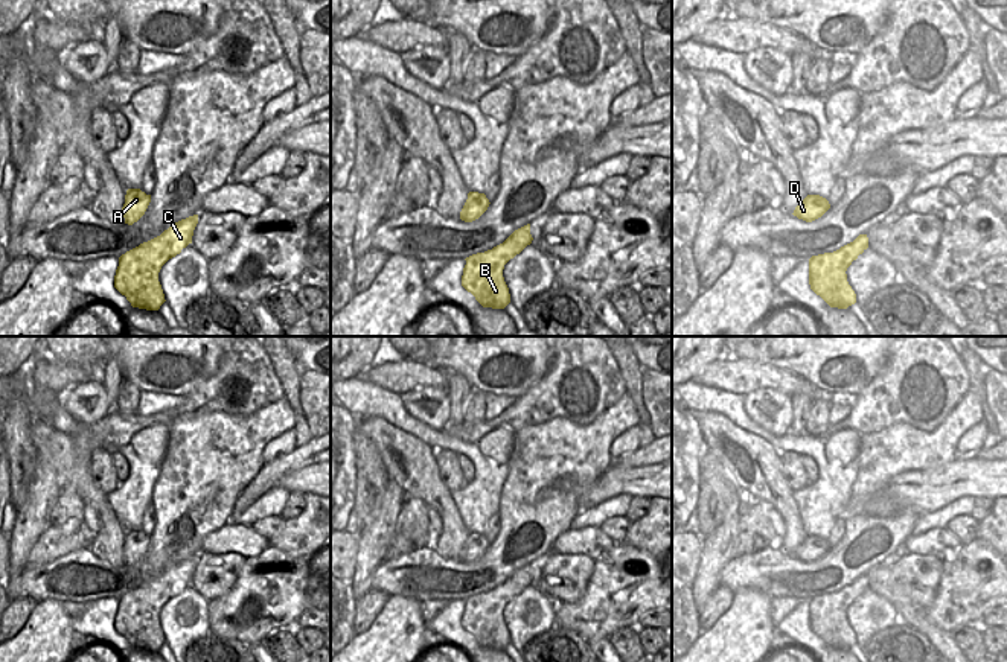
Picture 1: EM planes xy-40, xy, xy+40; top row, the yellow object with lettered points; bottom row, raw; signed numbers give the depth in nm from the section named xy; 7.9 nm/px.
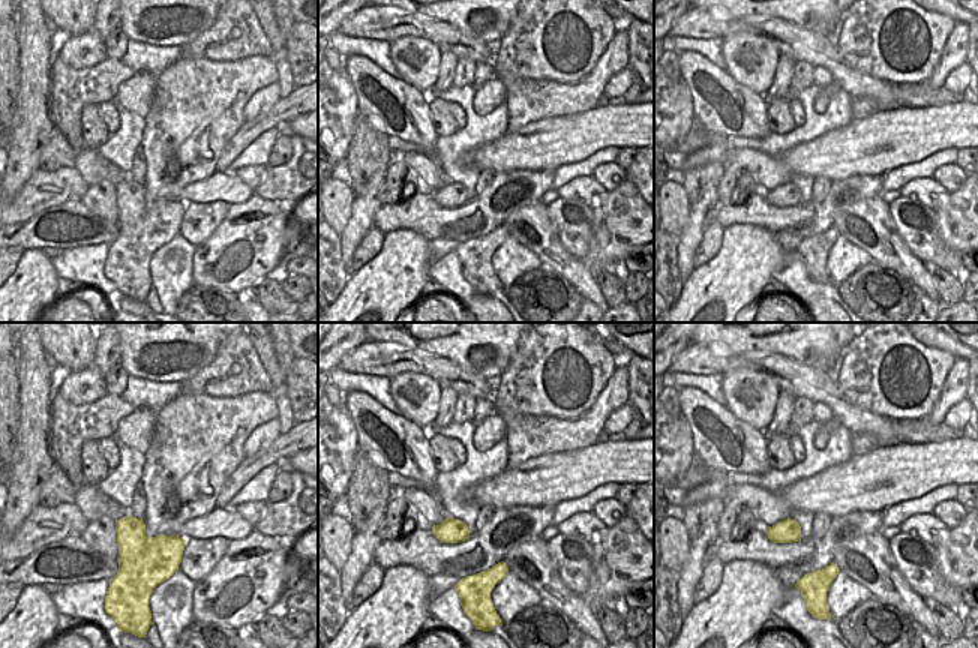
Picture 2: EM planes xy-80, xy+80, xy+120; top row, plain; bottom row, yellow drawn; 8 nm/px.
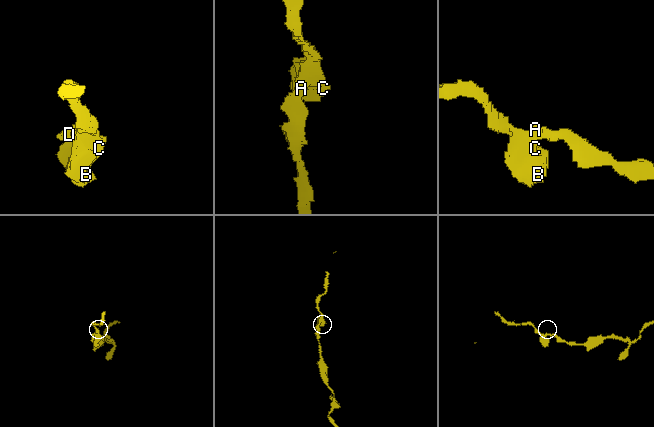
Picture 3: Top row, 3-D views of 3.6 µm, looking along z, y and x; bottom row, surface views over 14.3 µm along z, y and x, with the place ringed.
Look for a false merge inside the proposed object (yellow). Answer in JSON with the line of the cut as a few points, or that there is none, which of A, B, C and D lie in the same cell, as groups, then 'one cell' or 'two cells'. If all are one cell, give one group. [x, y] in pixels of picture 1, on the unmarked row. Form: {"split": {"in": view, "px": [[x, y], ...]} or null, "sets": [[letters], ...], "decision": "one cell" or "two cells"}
{"split": null, "sets": [["A", "B", "C", "D"]], "decision": "one cell"}

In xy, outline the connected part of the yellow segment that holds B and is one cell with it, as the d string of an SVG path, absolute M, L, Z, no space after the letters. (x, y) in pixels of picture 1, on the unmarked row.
M530 565L515 571L503 584L466 598L462 627L483 648L504 650L510 644L509 629L503 618L504 606L533 581Z

